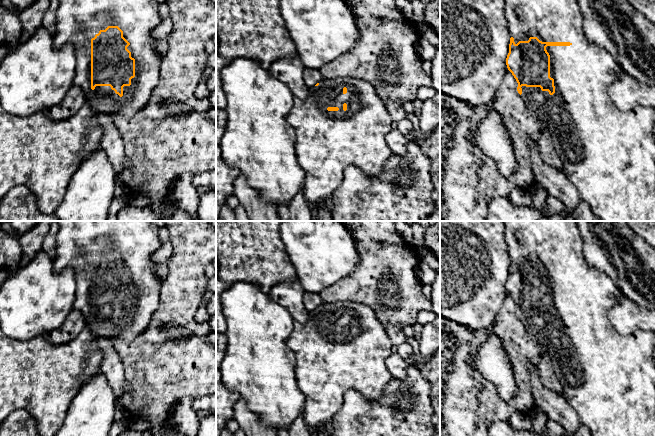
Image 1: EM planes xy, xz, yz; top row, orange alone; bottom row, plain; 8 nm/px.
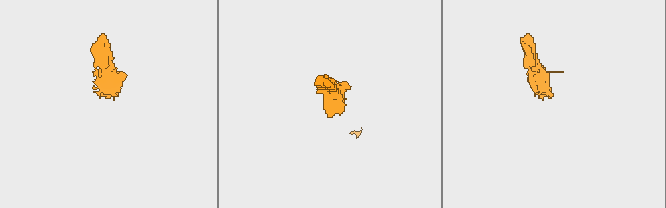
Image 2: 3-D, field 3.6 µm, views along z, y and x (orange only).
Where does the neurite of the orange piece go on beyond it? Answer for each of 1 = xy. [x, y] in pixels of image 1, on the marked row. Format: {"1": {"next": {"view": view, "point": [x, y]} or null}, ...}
{"1": {"next": {"view": "xy", "point": [77, 21]}}}

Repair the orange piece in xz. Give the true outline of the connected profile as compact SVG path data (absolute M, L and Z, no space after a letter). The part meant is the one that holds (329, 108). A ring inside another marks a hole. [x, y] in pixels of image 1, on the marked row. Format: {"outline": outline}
{"outline": "M354 78L323 79L308 88L308 96L301 100L294 97L294 104L286 116L287 123L294 128L296 139L294 148L296 158L305 171L302 193L310 206L321 205L341 185L343 171L348 166L356 166L369 176L377 176L386 160L392 155L386 142L391 131L392 119L385 102L377 95L375 88L368 82Z"}

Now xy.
{"outline": "M58 0L59 6L56 12L56 31L54 33L54 45L62 48L66 44L72 44L76 56L76 76L73 84L79 86L84 91L84 96L89 106L99 113L109 116L122 114L125 117L132 117L142 110L151 96L152 90L157 86L160 79L160 54L155 45L156 39L152 36L152 31L161 23L162 17L158 11L159 2L157 0Z"}

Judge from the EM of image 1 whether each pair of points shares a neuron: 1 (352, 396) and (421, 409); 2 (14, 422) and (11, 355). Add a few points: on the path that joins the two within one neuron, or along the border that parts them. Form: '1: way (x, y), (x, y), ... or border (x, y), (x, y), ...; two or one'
1: way (369, 413), (377, 418), (400, 418), (404, 414); one
2: border (10, 412), (16, 409), (24, 409), (35, 422); two

